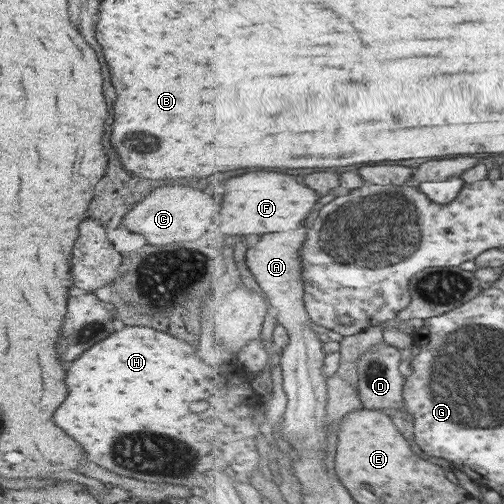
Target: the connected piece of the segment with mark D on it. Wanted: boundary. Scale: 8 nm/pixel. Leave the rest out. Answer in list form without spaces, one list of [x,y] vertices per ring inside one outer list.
[[[382,342],[371,347],[356,361],[357,386],[359,388],[360,398],[364,409],[401,409],[405,412],[404,386],[406,386],[406,377],[401,374],[401,352],[395,346],[390,346]]]

